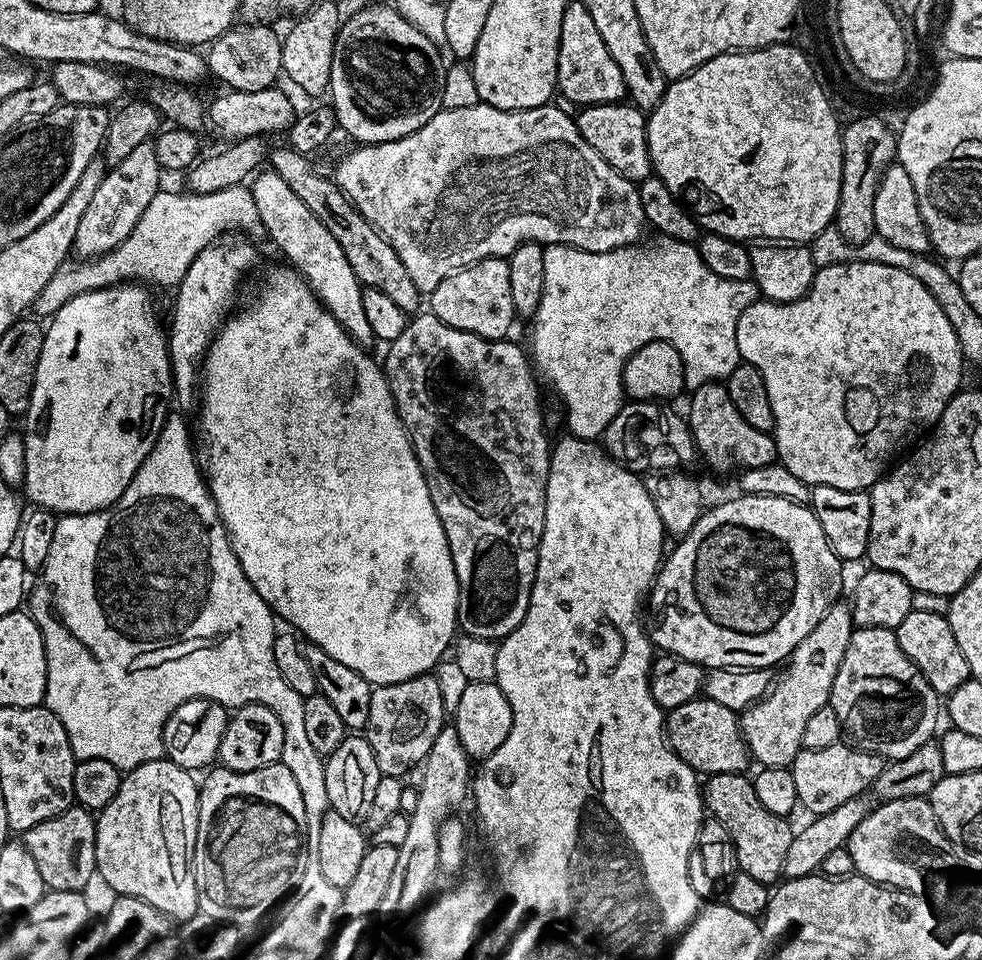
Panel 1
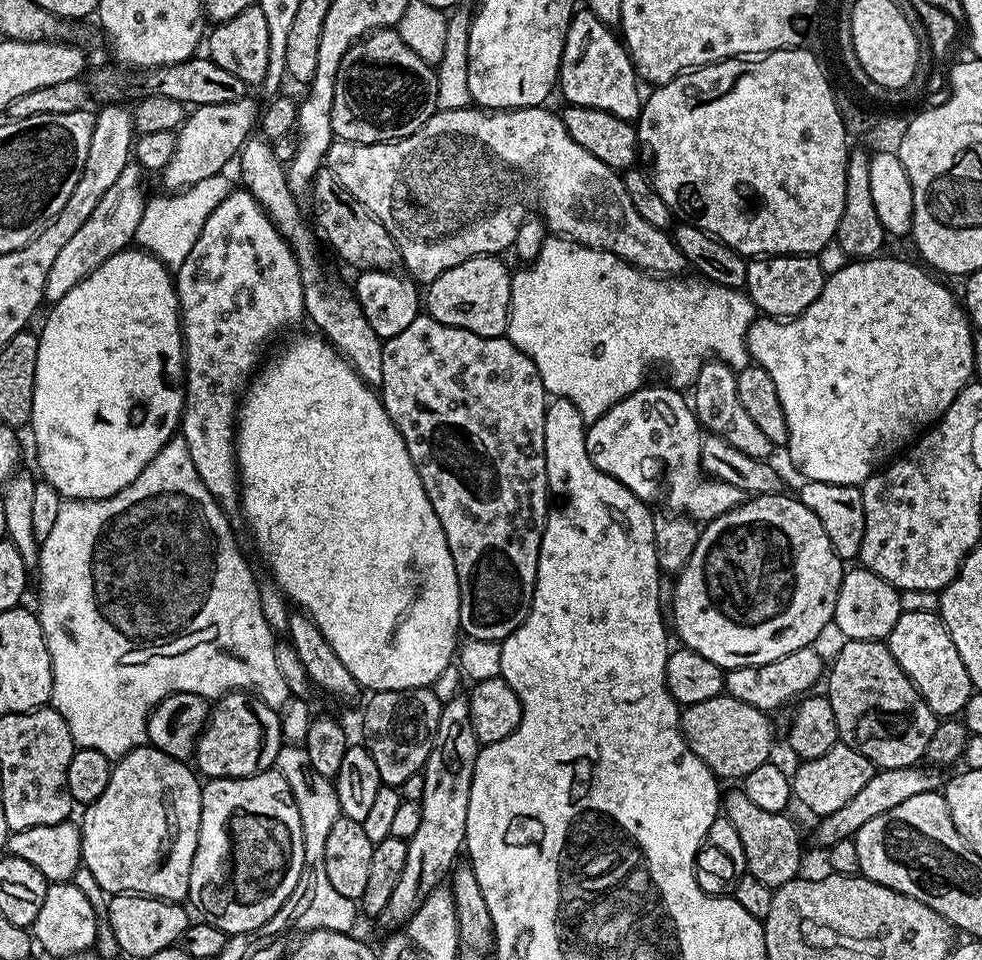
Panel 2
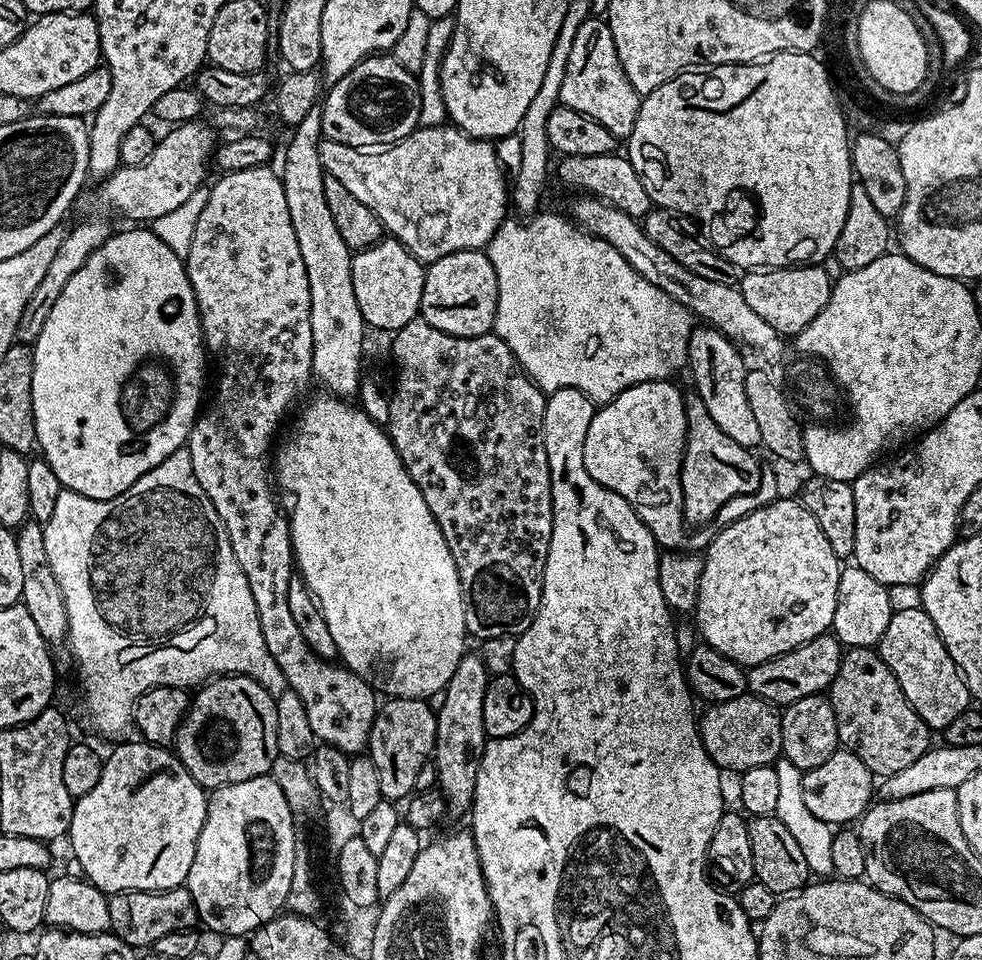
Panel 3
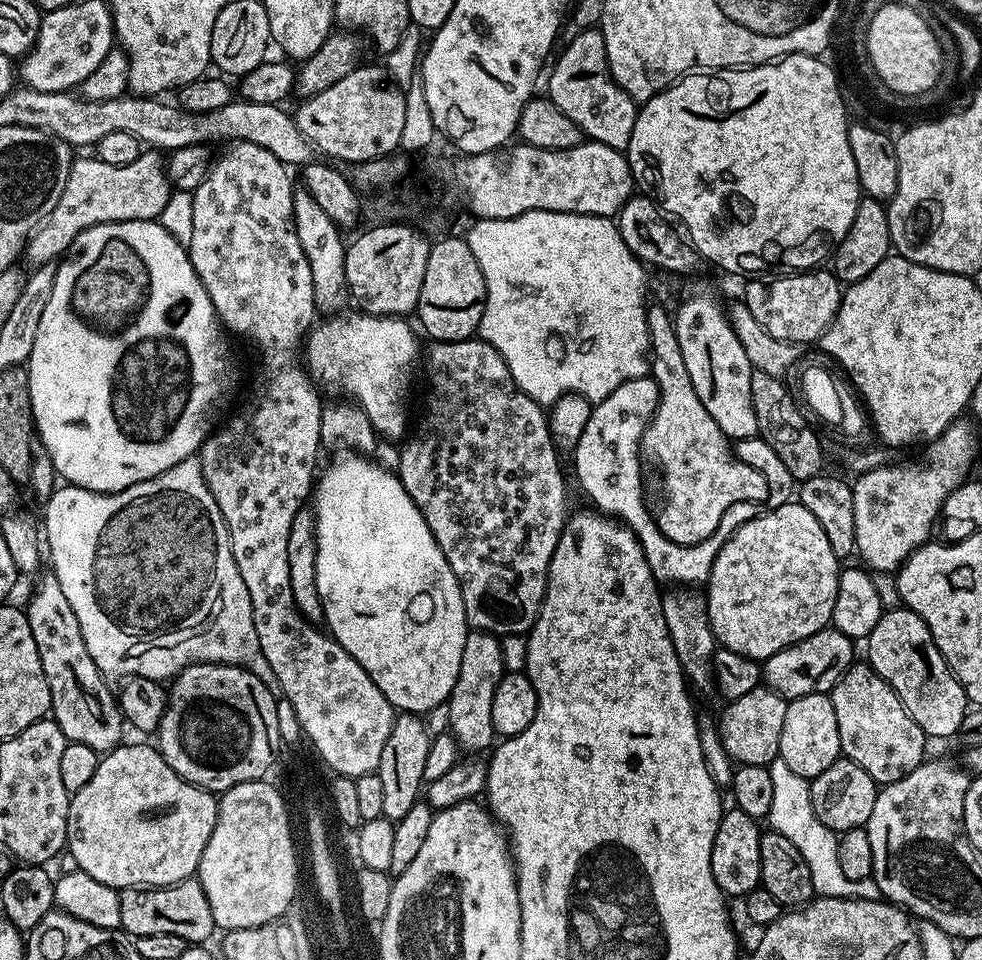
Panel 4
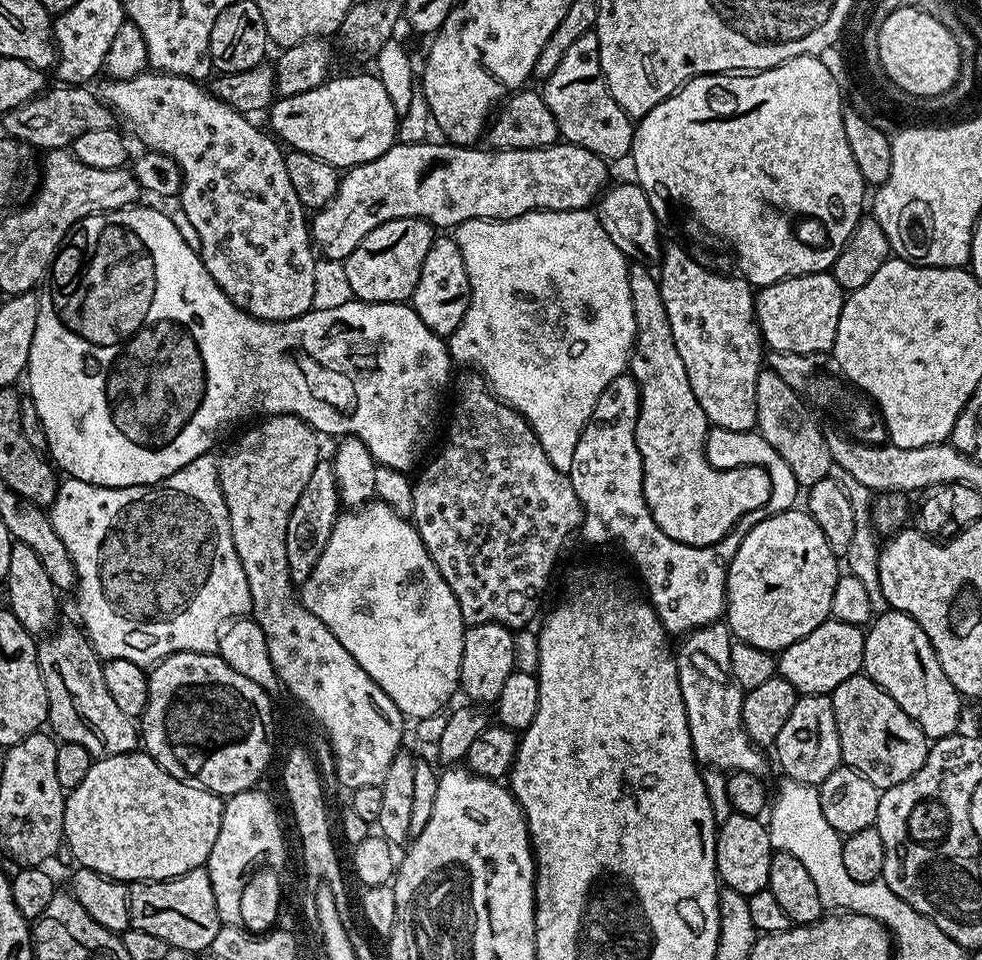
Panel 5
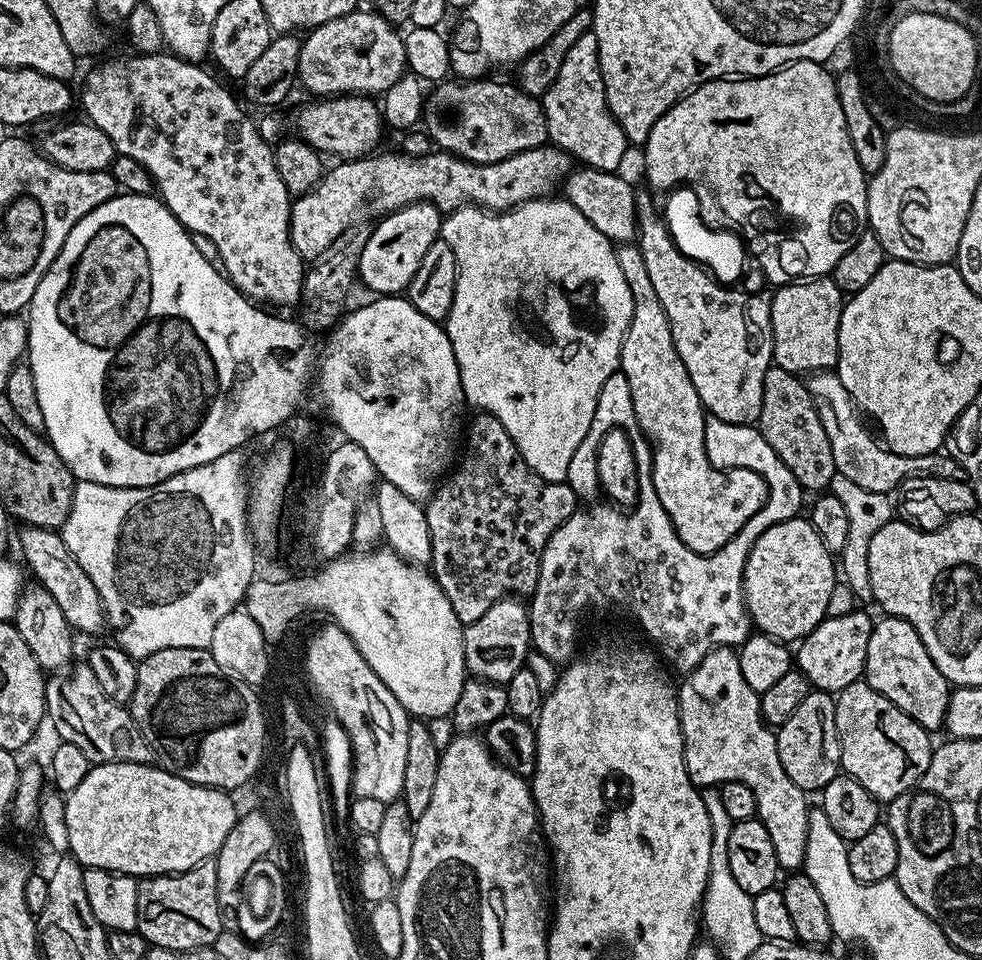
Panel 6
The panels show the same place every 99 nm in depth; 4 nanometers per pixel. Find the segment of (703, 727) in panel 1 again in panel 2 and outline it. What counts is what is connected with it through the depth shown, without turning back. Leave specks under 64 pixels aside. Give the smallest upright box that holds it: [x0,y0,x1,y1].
[680,694,772,781]

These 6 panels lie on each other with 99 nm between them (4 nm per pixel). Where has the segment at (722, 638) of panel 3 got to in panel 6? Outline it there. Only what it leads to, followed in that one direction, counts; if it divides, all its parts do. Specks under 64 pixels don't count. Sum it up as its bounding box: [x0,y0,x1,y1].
[744,519,838,642]

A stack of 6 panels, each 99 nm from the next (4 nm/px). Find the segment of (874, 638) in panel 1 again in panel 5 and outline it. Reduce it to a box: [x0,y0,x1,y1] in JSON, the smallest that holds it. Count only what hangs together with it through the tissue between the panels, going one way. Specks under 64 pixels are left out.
[830,675,930,790]

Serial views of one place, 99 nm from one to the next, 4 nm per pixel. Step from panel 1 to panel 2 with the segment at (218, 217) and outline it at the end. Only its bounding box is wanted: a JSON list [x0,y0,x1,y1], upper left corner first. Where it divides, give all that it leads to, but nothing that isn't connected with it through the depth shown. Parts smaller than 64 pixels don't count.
[135,175,234,270]

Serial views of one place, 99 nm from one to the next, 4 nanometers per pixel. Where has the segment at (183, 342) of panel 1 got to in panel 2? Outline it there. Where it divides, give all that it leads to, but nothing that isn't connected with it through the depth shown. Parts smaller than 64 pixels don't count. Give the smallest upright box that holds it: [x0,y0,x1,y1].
[174,190,305,517]

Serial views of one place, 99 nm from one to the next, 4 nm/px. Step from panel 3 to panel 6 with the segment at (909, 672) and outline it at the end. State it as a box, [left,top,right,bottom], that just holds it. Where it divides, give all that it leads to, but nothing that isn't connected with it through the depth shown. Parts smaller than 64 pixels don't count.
[866,615,950,729]

